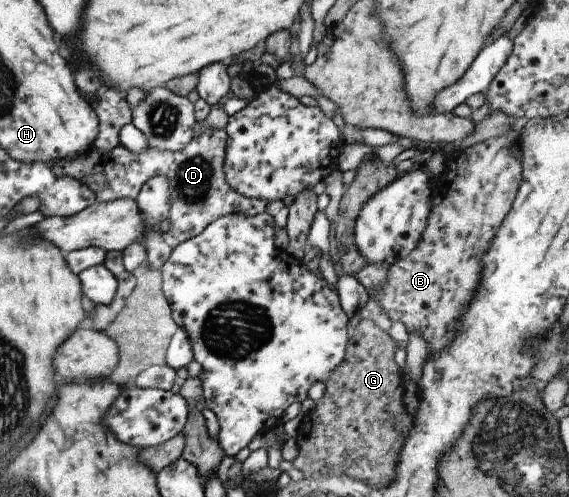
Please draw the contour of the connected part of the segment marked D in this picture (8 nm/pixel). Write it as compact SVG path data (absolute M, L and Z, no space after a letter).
M204 129L197 136L194 136L192 140L187 145L185 145L182 150L179 151L159 151L156 149L147 148L142 152L133 153L129 152L129 150L125 150L125 148L121 146L121 144L118 144L115 148L113 148L113 150L111 150L111 152L109 152L109 154L106 154L101 160L101 166L102 166L101 174L103 174L103 180L101 180L99 184L94 188L94 199L97 202L107 202L119 198L131 198L134 200L137 197L139 190L141 189L141 186L143 186L143 184L145 184L147 180L150 180L152 177L155 176L163 176L167 180L168 194L169 194L169 209L168 209L167 219L163 223L163 226L166 228L164 230L164 235L171 244L179 244L181 242L184 242L185 240L188 240L189 238L192 238L193 236L196 236L197 234L199 234L199 232L201 232L201 230L203 230L203 228L205 228L205 226L207 226L207 224L210 224L211 222L214 222L217 218L220 218L221 216L230 213L242 213L243 215L248 215L248 216L254 216L260 213L265 213L265 208L267 208L268 204L267 201L260 199L246 198L245 196L239 195L237 194L237 192L231 190L231 188L227 185L223 173L225 144L226 144L226 133L224 132L223 129L220 130Z

